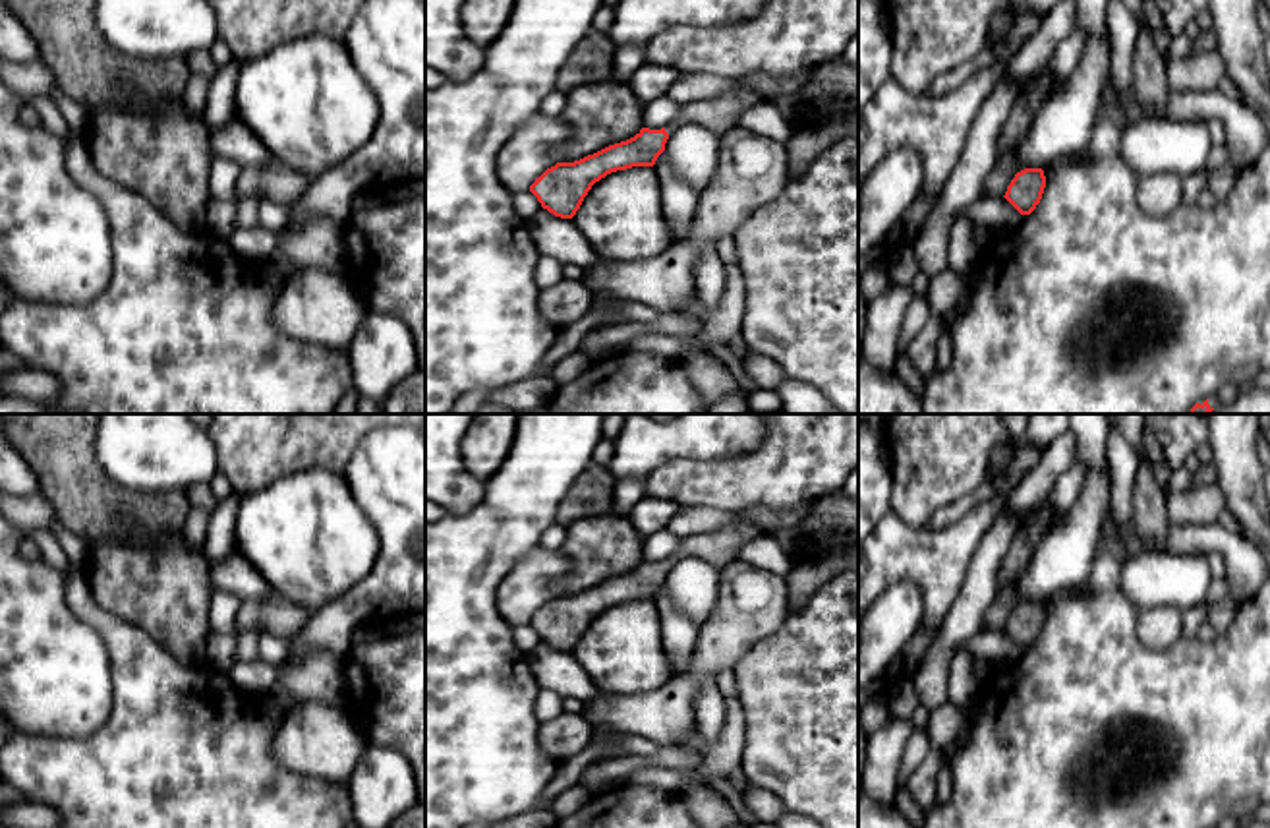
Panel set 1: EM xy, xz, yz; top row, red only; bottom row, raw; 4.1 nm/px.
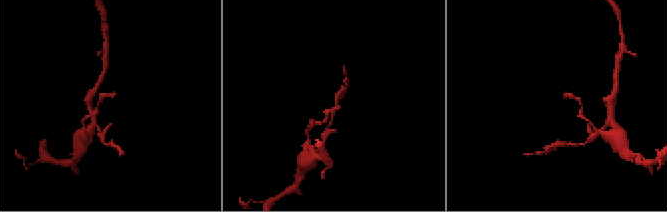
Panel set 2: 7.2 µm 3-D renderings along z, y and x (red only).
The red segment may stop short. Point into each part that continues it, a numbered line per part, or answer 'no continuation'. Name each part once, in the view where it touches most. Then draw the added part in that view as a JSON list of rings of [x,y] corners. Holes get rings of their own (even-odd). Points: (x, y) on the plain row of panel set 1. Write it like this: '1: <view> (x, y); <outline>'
1: xz (721, 548); [[[736,522],[719,532],[680,538],[678,547],[665,559],[665,565],[671,569],[682,557],[698,557],[721,571],[738,559],[742,546],[754,544],[760,536],[762,530],[756,524]]]

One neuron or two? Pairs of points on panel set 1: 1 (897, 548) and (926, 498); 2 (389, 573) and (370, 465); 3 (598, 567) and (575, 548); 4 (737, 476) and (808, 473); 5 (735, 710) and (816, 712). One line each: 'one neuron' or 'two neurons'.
1: two neurons
2: one neuron
3: one neuron
4: one neuron
5: two neurons

